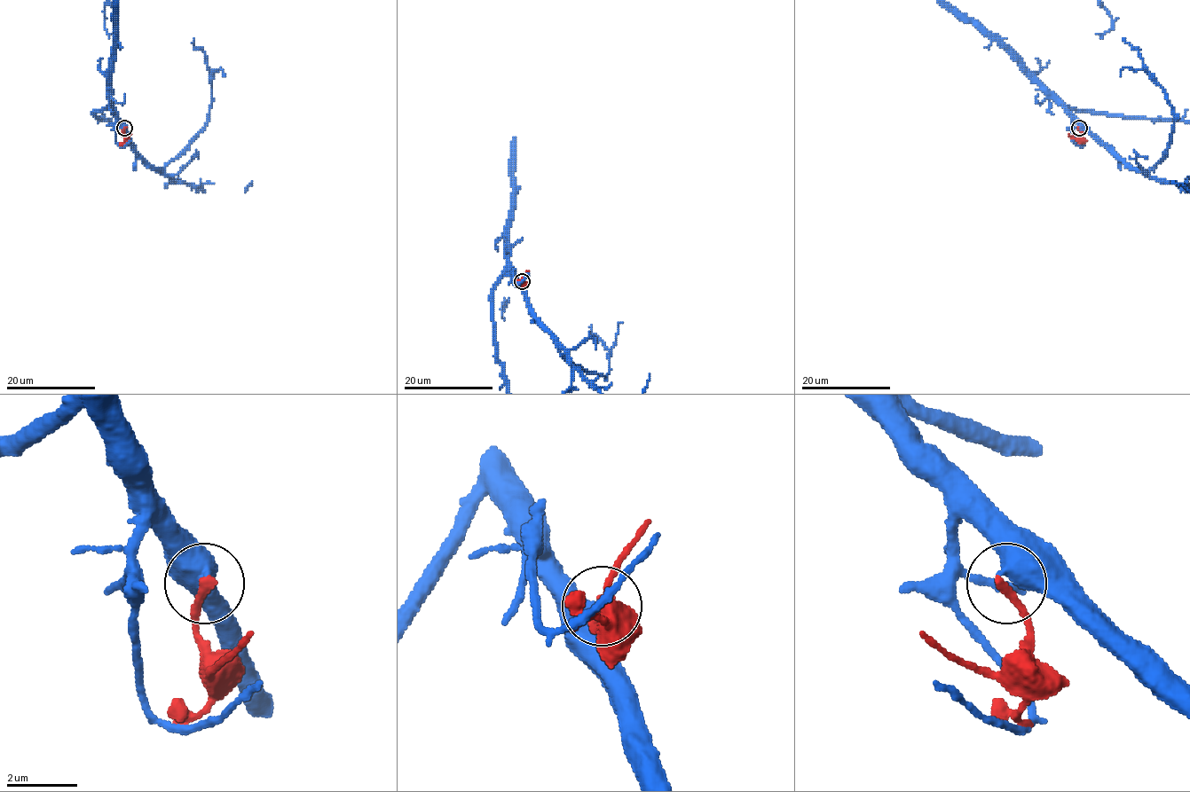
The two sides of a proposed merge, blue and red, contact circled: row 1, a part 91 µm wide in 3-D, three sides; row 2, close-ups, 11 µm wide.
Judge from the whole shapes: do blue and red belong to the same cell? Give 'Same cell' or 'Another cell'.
Another cell

